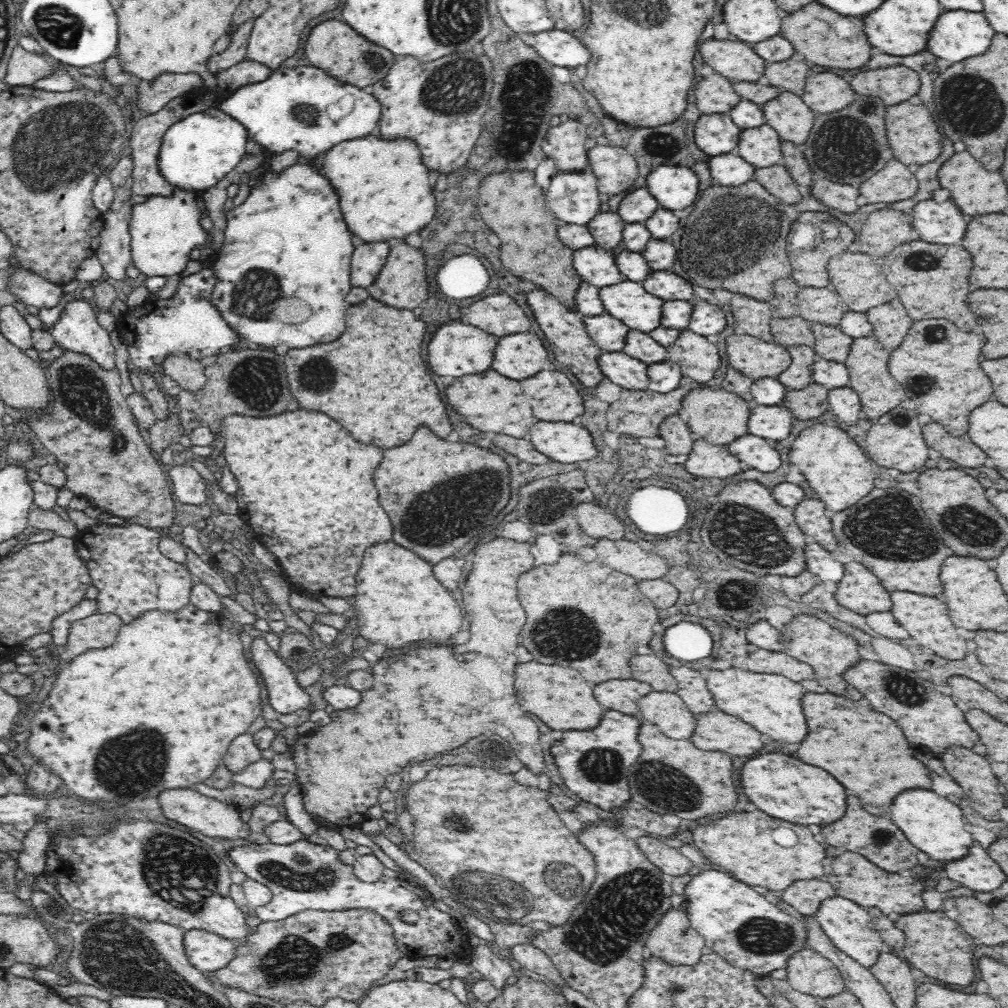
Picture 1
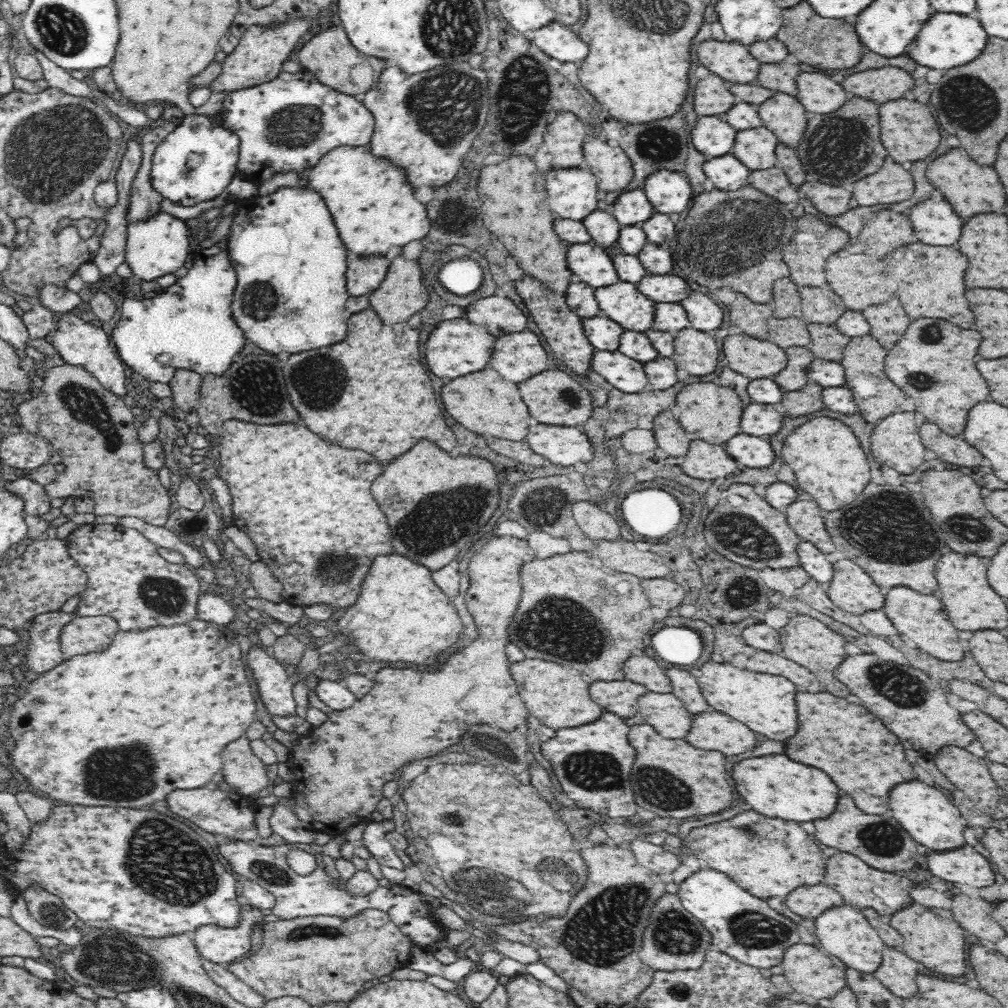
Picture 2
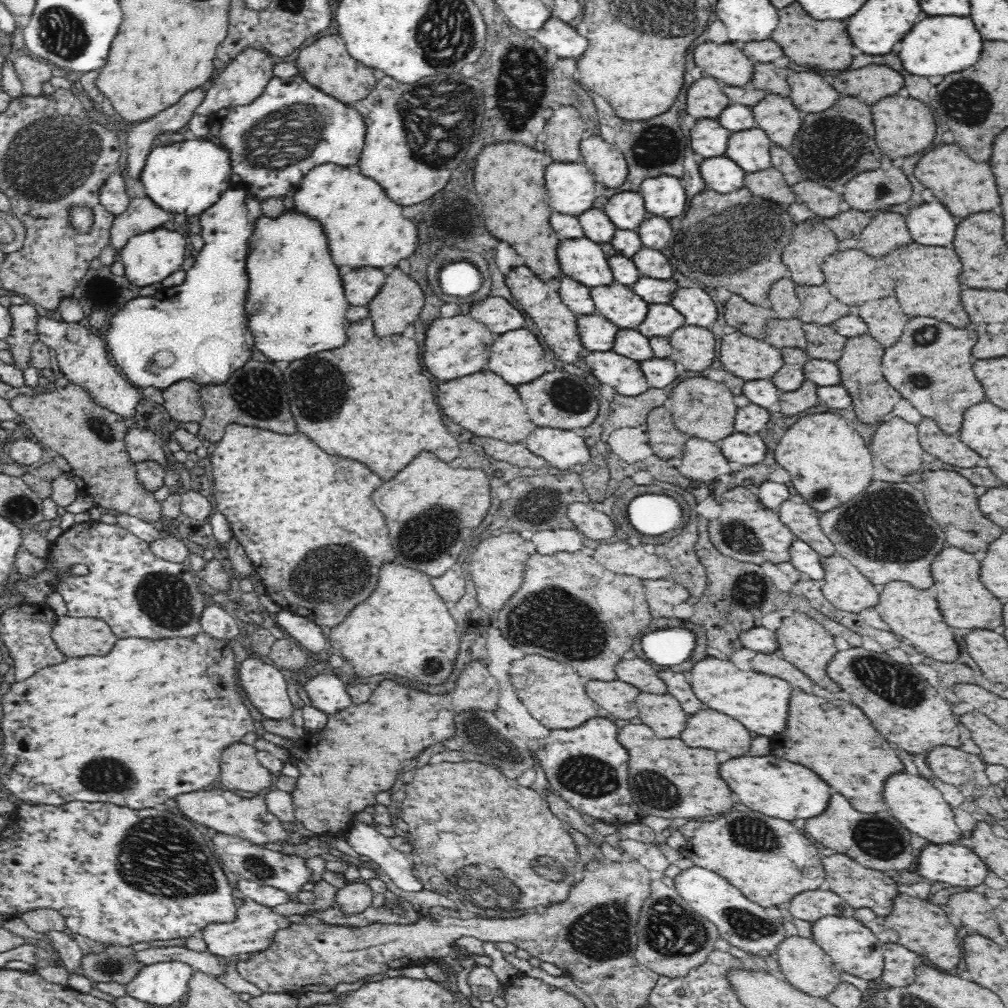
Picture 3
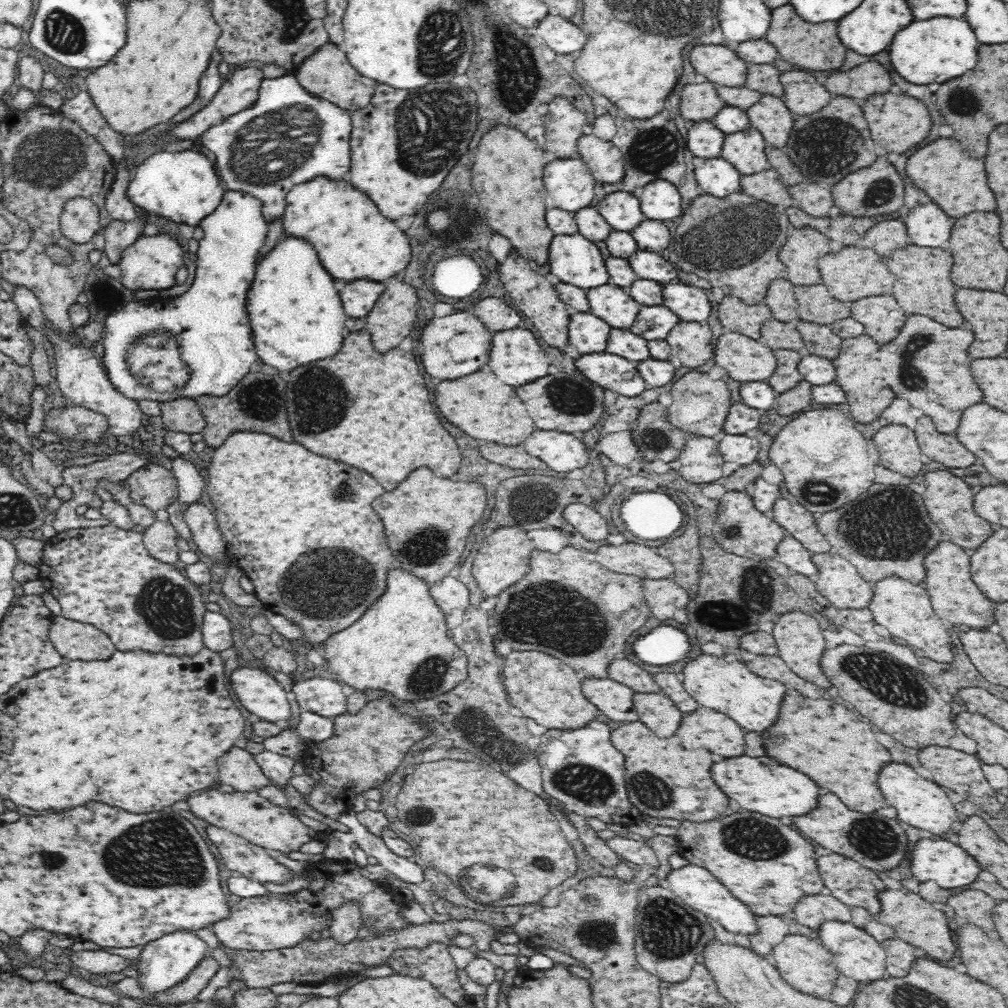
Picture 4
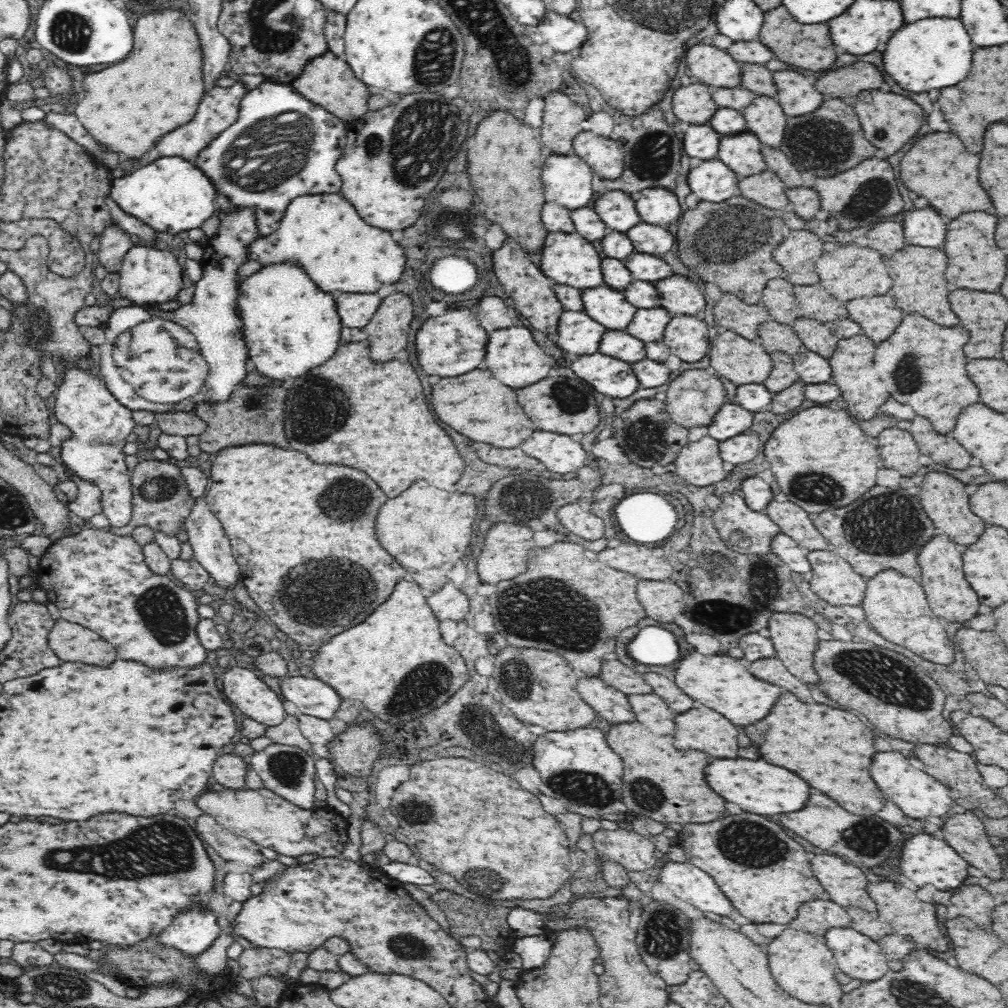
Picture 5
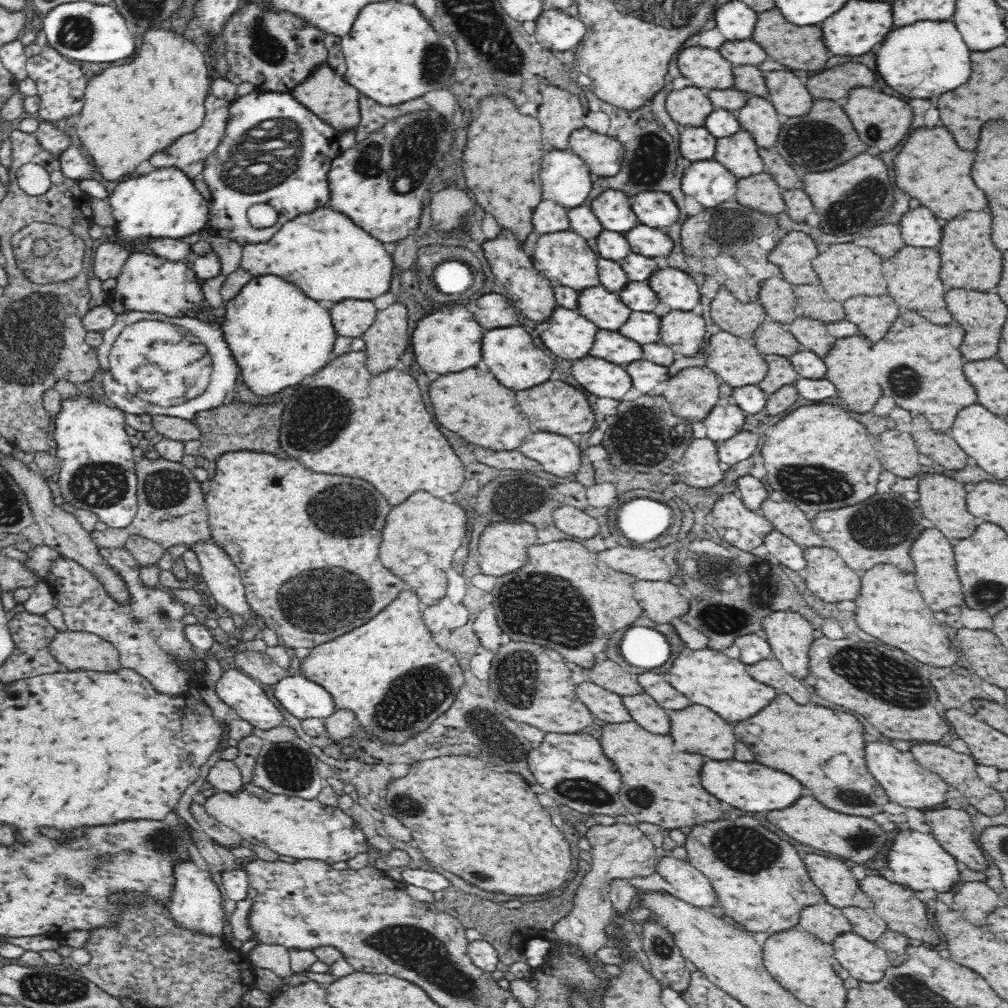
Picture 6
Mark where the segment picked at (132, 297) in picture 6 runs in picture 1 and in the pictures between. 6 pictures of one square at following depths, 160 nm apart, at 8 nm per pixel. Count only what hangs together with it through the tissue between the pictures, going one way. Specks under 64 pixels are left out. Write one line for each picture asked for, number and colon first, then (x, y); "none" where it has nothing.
1: (164, 229)
2: (157, 245)
3: (148, 257)
4: (151, 262)
5: (147, 274)

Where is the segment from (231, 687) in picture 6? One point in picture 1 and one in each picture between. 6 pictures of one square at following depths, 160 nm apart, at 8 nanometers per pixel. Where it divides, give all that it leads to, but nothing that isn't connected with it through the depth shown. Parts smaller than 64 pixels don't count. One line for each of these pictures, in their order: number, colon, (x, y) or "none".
1: (286, 695)
2: (275, 688)
3: (265, 686)
4: (260, 693)
5: (245, 689)

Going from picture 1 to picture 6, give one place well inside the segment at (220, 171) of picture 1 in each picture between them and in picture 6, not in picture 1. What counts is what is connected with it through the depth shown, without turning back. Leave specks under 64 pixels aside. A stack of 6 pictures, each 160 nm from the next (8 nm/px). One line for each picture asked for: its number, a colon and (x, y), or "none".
2: (198, 159)
3: (188, 177)
4: (183, 186)
5: (172, 194)
6: (165, 203)

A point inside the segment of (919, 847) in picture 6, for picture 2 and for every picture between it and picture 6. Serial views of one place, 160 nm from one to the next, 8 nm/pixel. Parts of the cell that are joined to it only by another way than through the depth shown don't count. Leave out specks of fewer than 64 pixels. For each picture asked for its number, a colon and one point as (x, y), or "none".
2: (970, 865)
3: (957, 865)
4: (950, 865)
5: (926, 859)

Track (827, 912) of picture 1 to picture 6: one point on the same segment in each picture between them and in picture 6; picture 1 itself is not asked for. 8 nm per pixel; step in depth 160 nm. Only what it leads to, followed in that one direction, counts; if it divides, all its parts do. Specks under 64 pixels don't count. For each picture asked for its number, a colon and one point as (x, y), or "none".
2: (843, 931)
3: (852, 946)
4: (856, 954)
5: (858, 956)
6: (862, 959)

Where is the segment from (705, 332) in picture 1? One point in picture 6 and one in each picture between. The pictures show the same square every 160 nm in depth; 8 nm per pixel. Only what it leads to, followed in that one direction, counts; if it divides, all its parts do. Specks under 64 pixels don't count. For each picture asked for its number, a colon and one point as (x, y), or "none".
2: (704, 314)
3: (699, 310)
4: (689, 302)
5: (678, 294)
6: (675, 288)

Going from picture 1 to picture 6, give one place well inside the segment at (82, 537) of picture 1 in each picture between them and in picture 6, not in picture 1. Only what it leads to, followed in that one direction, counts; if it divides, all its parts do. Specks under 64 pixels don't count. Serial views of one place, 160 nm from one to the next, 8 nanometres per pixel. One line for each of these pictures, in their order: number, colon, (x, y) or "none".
2: (128, 579)
3: (137, 593)
4: (105, 576)
5: (99, 579)
6: (148, 630)

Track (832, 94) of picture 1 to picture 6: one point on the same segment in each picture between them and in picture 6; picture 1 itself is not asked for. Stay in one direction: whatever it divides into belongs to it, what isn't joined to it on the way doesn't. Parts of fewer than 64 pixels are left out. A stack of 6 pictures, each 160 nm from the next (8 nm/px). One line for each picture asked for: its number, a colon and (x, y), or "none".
2: (819, 93)
3: (810, 92)
4: (804, 94)
5: (798, 97)
6: (787, 93)

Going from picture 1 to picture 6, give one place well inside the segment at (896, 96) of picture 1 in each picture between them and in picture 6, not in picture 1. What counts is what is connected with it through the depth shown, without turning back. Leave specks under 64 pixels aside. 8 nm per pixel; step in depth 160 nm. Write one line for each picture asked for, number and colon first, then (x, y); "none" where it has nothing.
2: (885, 84)
3: (873, 83)
4: (871, 78)
5: (847, 83)
6: (836, 83)

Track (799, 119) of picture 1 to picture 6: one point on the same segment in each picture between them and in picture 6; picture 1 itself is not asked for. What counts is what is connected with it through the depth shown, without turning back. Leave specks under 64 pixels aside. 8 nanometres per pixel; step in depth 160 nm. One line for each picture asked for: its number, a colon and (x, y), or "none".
2: (784, 115)
3: (778, 116)
4: (770, 116)
5: (766, 119)
6: (758, 116)

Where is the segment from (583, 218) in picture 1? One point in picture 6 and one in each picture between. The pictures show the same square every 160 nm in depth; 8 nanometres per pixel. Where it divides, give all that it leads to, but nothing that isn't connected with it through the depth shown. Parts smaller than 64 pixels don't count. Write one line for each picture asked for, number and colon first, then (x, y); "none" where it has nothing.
2: (572, 192)
3: (572, 188)
4: (570, 185)
5: (567, 179)
6: (566, 179)

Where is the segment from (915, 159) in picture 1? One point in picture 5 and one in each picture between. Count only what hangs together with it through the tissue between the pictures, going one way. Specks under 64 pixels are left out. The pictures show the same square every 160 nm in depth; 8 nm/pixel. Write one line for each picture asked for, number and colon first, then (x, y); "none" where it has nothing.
2: (909, 131)
3: (908, 121)
4: (899, 123)
5: (890, 121)

